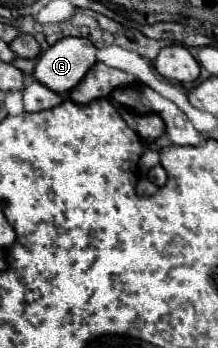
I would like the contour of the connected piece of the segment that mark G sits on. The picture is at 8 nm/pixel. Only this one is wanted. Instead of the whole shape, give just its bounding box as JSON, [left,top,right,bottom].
[35,37,97,93]

